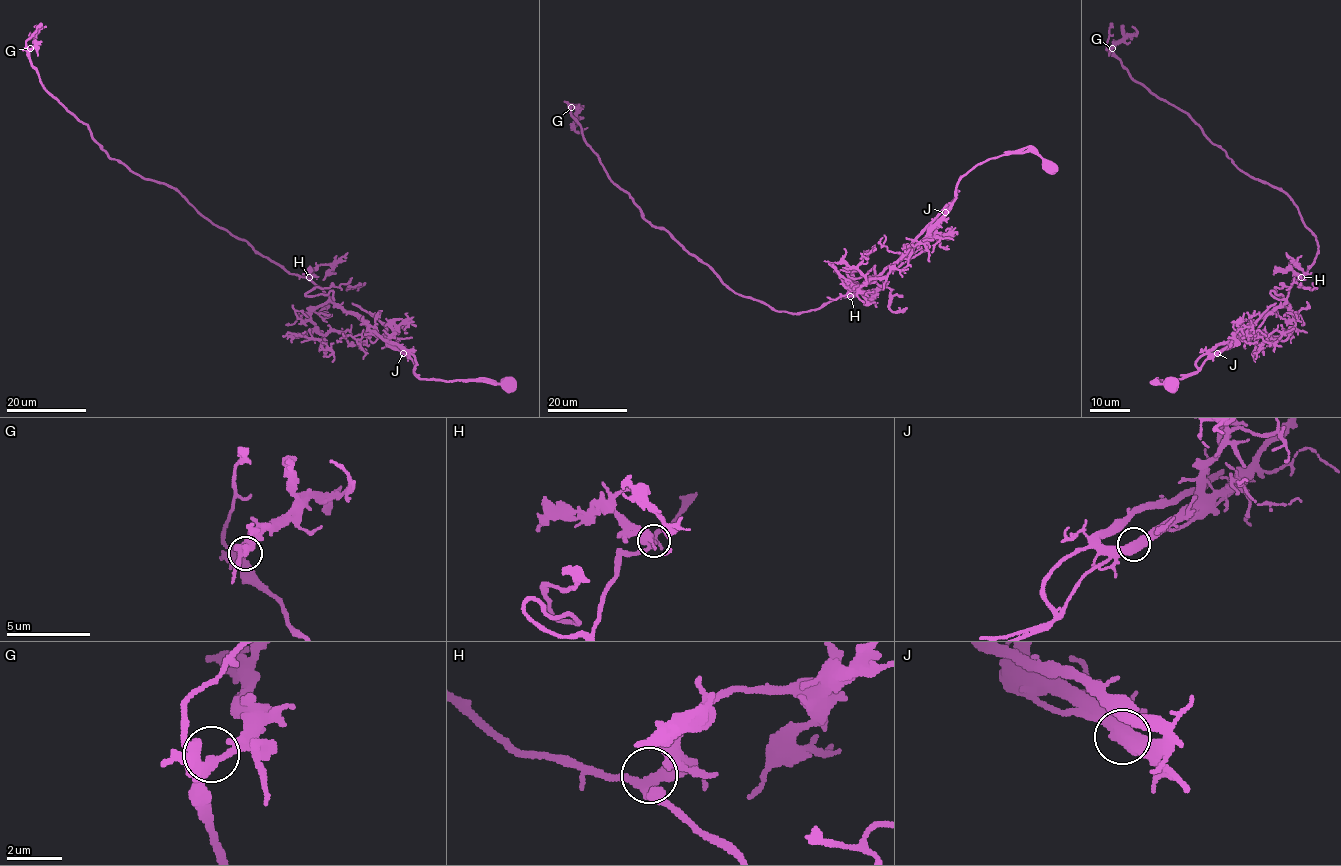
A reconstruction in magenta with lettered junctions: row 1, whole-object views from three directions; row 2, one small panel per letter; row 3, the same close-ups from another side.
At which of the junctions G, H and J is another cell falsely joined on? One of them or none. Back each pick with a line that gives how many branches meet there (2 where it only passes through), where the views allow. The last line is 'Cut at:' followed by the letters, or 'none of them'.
J: 2 branches meet
Cut at: J

